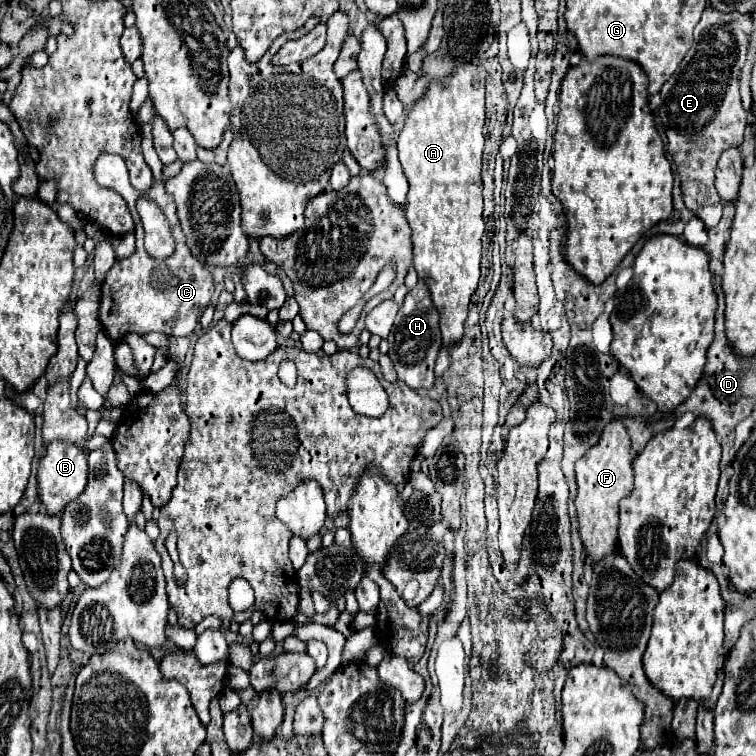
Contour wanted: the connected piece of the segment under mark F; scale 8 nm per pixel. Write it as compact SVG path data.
M615 418L603 432L599 444L591 448L577 464L577 518L579 536L585 548L585 556L597 564L617 548L619 528L619 502L633 490L633 466L631 466L631 442L621 418Z

